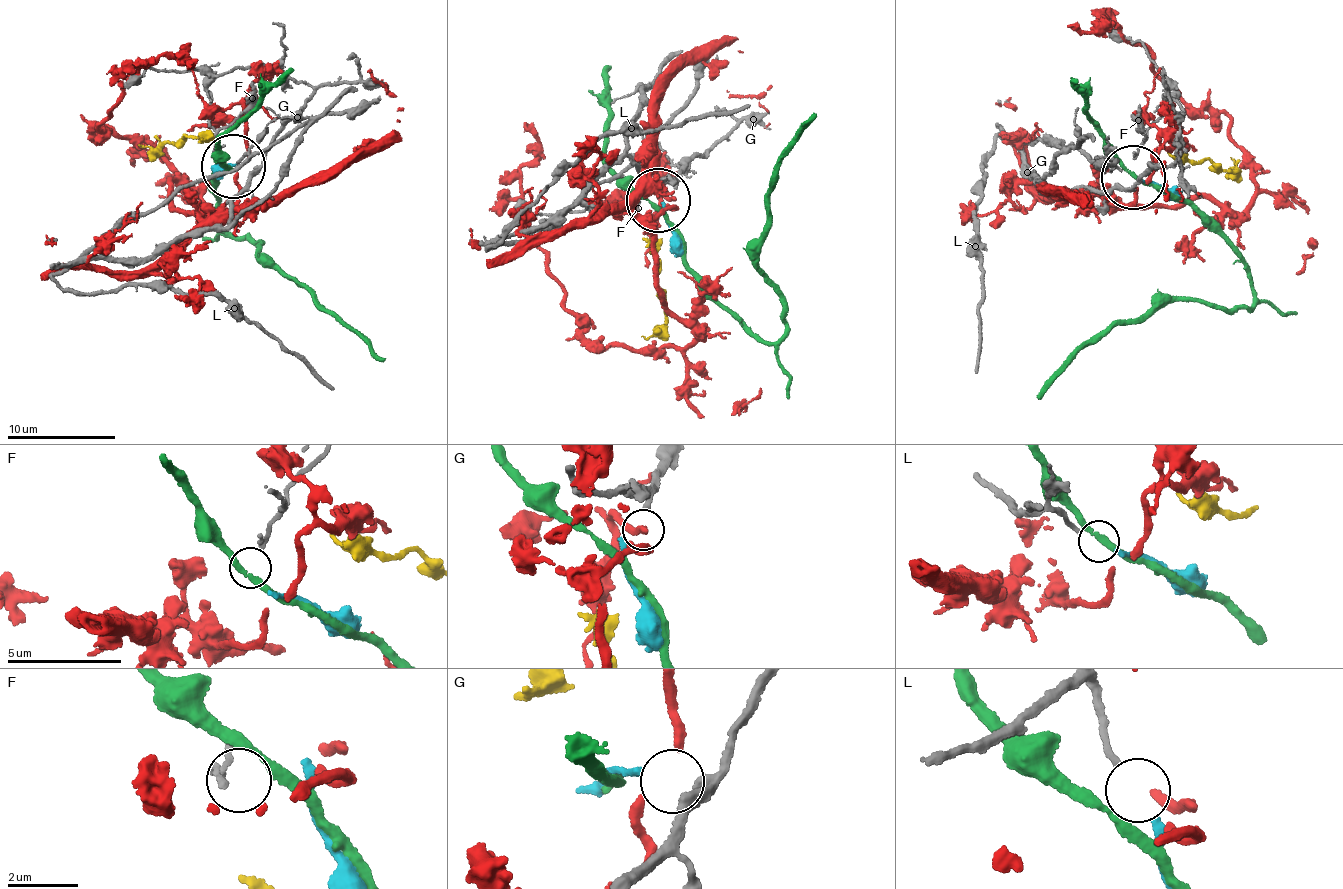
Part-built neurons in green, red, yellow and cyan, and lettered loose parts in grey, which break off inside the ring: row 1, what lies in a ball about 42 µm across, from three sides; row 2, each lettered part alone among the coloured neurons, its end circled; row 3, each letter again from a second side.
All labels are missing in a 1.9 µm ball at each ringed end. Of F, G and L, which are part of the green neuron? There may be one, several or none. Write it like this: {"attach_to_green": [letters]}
{"attach_to_green": []}

